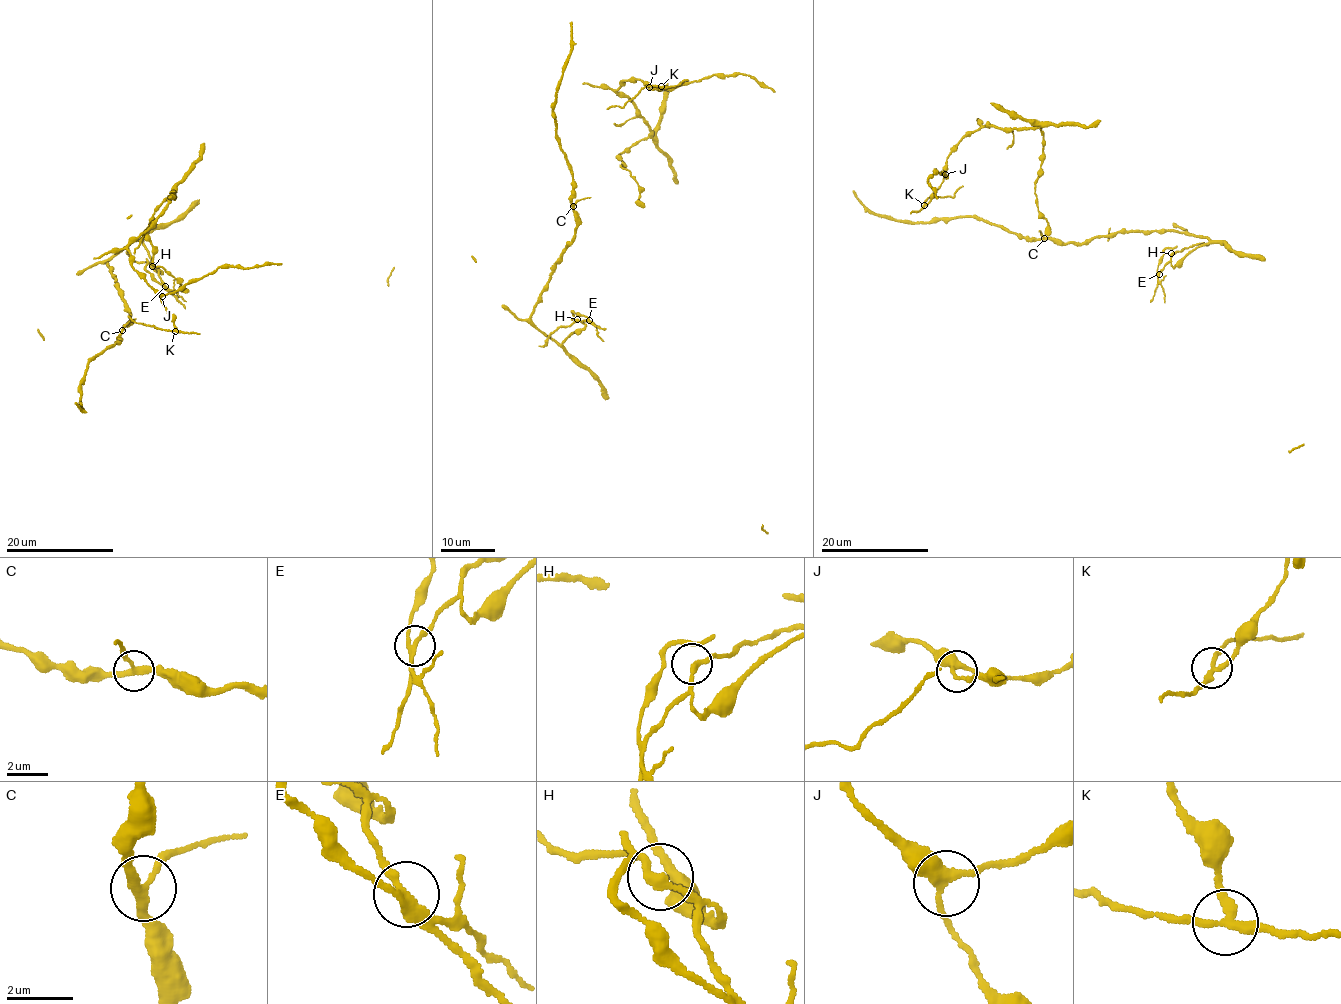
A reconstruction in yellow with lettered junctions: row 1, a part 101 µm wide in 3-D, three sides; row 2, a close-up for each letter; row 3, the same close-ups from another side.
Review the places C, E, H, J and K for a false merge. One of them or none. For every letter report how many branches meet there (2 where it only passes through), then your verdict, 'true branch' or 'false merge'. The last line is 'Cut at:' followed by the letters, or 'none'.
C: branches 3; true branch
E: branches 3; true branch
H: branches 3; true branch
J: branches 3; true branch
K: branches 3; false merge
Cut at: K

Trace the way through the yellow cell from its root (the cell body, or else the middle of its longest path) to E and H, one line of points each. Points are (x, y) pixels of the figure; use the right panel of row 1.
E: (1045, 237), (1079, 244), (1120, 232), (1170, 230), (1209, 241), (1175, 265), (1168, 262), (1159, 274)
H: (1045, 237), (1079, 244), (1120, 232), (1170, 230), (1205, 237), (1209, 241), (1195, 247), (1173, 266), (1171, 253)

